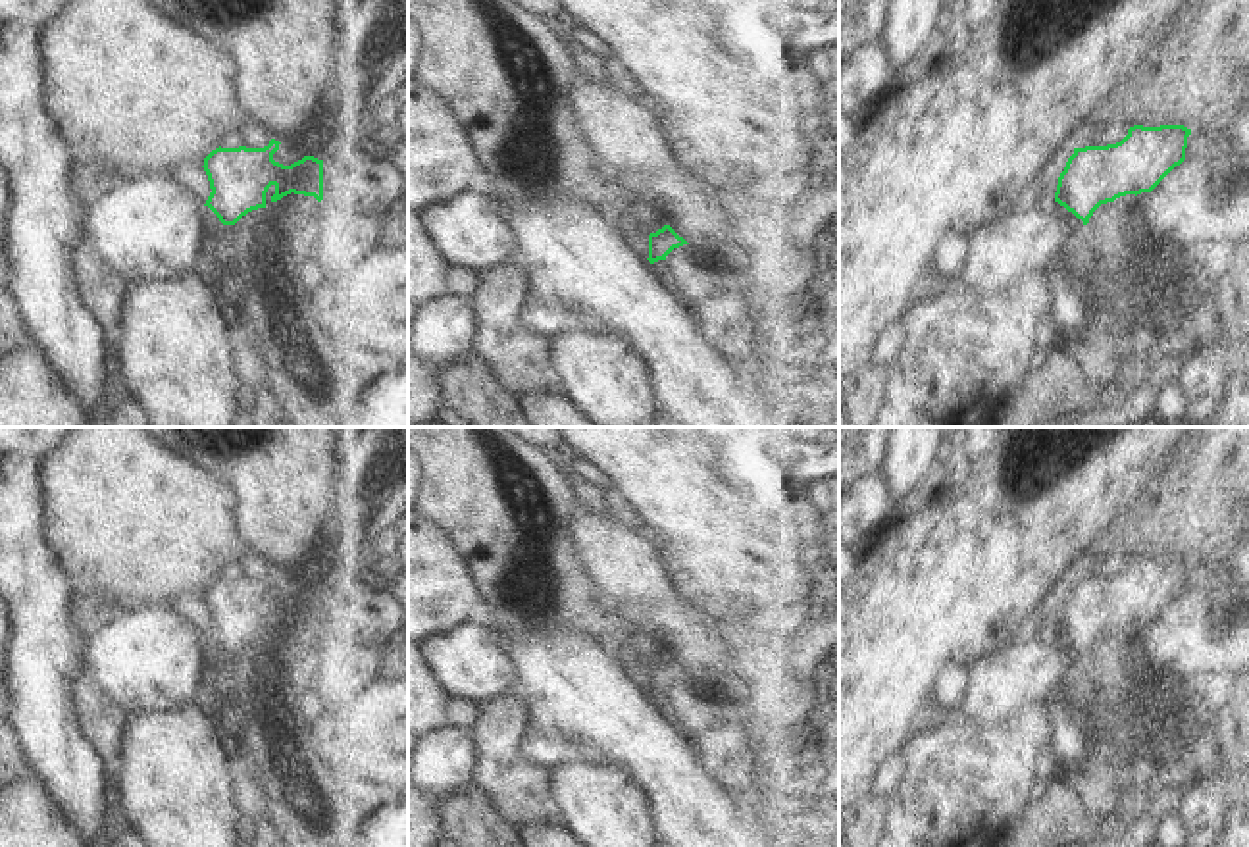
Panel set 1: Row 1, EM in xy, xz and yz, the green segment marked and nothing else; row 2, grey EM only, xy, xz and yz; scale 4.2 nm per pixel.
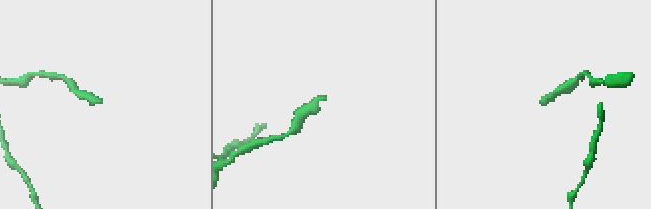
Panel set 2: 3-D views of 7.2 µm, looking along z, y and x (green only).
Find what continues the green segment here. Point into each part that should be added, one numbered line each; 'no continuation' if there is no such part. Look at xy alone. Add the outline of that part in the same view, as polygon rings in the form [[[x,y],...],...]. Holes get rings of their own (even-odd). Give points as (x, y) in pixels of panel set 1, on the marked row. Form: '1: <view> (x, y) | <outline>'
1: xy (364, 189) | [[[339,137],[323,158],[323,202],[343,237],[383,235],[404,208],[408,179],[383,137]]]

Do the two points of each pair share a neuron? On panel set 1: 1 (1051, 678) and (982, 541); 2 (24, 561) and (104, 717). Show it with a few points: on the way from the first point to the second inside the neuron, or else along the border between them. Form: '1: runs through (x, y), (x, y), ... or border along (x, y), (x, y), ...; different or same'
1: border along (1017, 640), (976, 661); different
2: border along (79, 667), (74, 678), (74, 713); different

